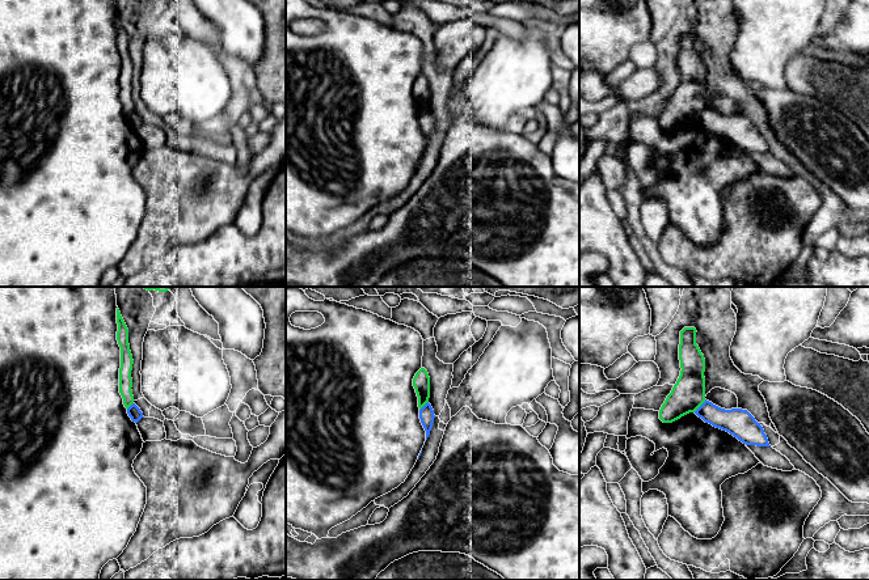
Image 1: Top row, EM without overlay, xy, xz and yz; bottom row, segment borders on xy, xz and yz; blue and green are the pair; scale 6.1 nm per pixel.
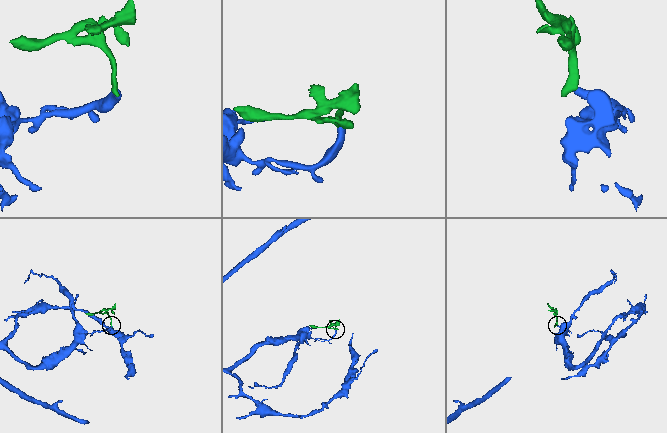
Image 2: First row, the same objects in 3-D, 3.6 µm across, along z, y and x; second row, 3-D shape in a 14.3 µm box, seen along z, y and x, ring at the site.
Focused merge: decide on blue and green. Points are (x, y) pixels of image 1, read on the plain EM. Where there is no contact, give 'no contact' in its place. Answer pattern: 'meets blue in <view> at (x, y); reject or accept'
meets blue in yz at (700, 113); reject

